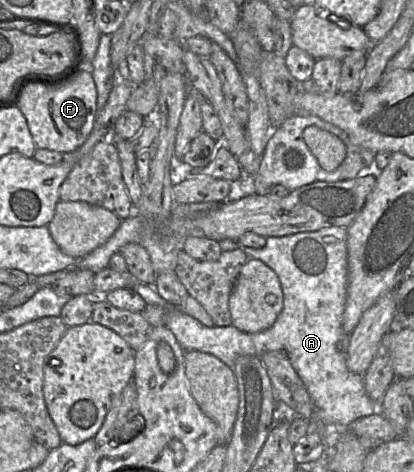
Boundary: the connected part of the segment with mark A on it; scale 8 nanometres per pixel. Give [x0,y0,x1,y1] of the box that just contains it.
[244,226,380,433]

